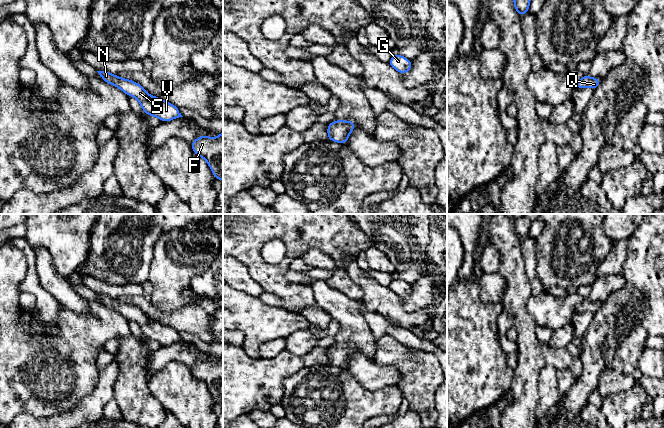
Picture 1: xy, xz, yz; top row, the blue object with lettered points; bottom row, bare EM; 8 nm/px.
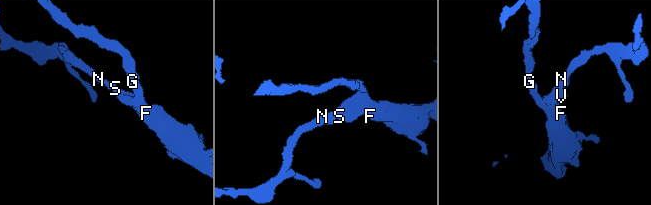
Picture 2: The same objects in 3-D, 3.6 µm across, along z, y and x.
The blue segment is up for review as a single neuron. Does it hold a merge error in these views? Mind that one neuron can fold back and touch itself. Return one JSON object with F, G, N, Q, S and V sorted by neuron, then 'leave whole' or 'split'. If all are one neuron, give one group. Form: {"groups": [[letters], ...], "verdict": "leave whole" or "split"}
{"groups": [["F", "G", "N", "Q", "S", "V"]], "verdict": "leave whole"}

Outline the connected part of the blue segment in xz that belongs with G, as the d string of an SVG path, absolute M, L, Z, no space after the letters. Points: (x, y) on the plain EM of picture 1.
M395 278L389 284L388 288L395 294L397 294L400 298L407 297L412 292L412 285L403 281L400 278Z

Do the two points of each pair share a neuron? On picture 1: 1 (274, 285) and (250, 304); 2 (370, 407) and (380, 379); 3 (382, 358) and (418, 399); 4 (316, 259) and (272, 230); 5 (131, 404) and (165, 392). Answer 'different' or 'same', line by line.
1: different
2: different
3: same
4: different
5: different

